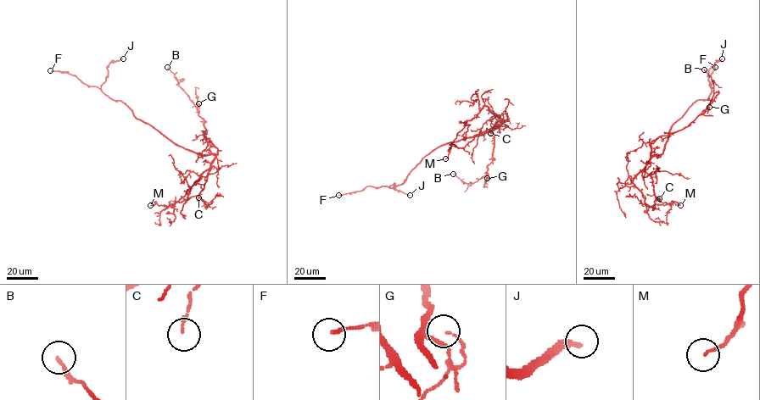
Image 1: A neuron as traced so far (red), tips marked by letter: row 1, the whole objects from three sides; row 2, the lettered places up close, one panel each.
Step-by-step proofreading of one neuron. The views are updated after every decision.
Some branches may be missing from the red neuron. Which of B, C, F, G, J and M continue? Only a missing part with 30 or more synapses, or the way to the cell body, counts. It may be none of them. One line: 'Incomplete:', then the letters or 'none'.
Incomplete: F, J

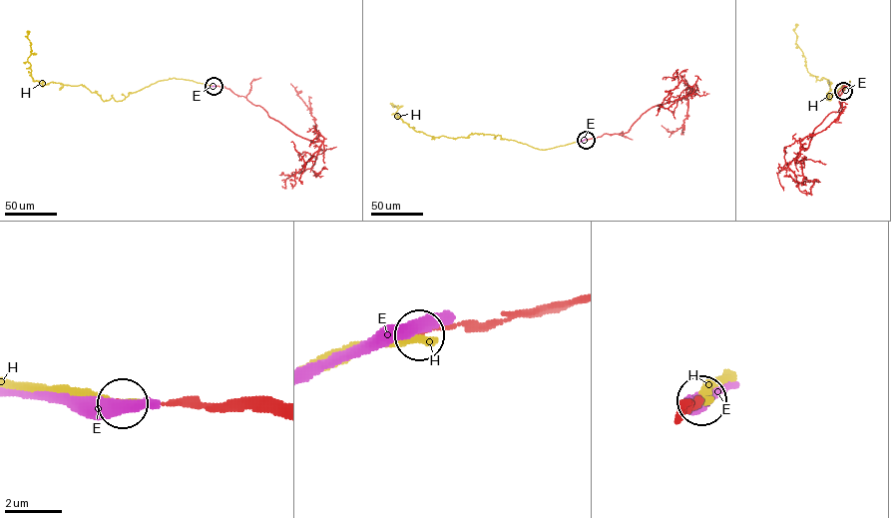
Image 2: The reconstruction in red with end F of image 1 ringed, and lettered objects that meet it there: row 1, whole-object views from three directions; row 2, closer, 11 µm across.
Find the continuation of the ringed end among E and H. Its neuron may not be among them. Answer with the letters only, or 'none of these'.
H

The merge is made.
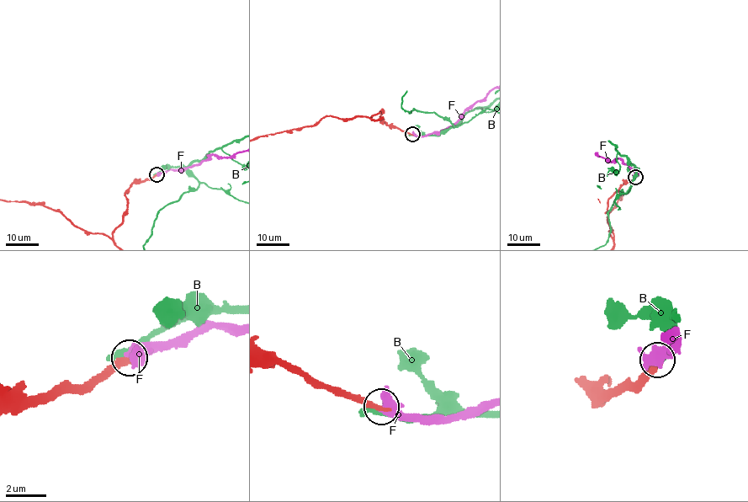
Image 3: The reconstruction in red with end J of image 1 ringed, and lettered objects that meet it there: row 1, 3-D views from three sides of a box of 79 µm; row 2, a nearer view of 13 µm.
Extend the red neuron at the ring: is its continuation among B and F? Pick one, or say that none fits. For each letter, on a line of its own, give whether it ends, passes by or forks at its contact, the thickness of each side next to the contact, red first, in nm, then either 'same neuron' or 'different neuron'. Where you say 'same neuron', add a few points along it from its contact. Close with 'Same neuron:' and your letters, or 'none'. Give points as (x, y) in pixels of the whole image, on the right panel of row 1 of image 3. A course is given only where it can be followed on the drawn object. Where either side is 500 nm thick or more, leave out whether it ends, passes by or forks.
B: it ends there; 360 nm thick on the red side, 380 nm on the other; different neuron
F: 320 nm thick on the red side, 500 nm on the other; same neuron
Same neuron: F

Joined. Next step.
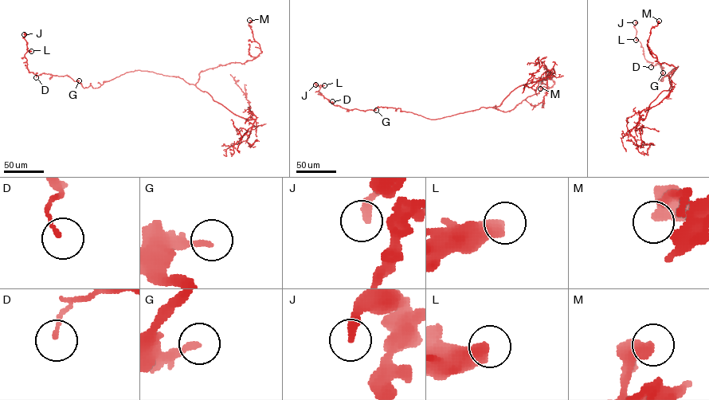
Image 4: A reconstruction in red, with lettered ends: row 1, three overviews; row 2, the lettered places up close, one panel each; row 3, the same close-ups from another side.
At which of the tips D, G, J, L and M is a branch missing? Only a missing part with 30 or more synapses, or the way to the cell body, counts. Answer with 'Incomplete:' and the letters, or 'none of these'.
Incomplete: none of these

